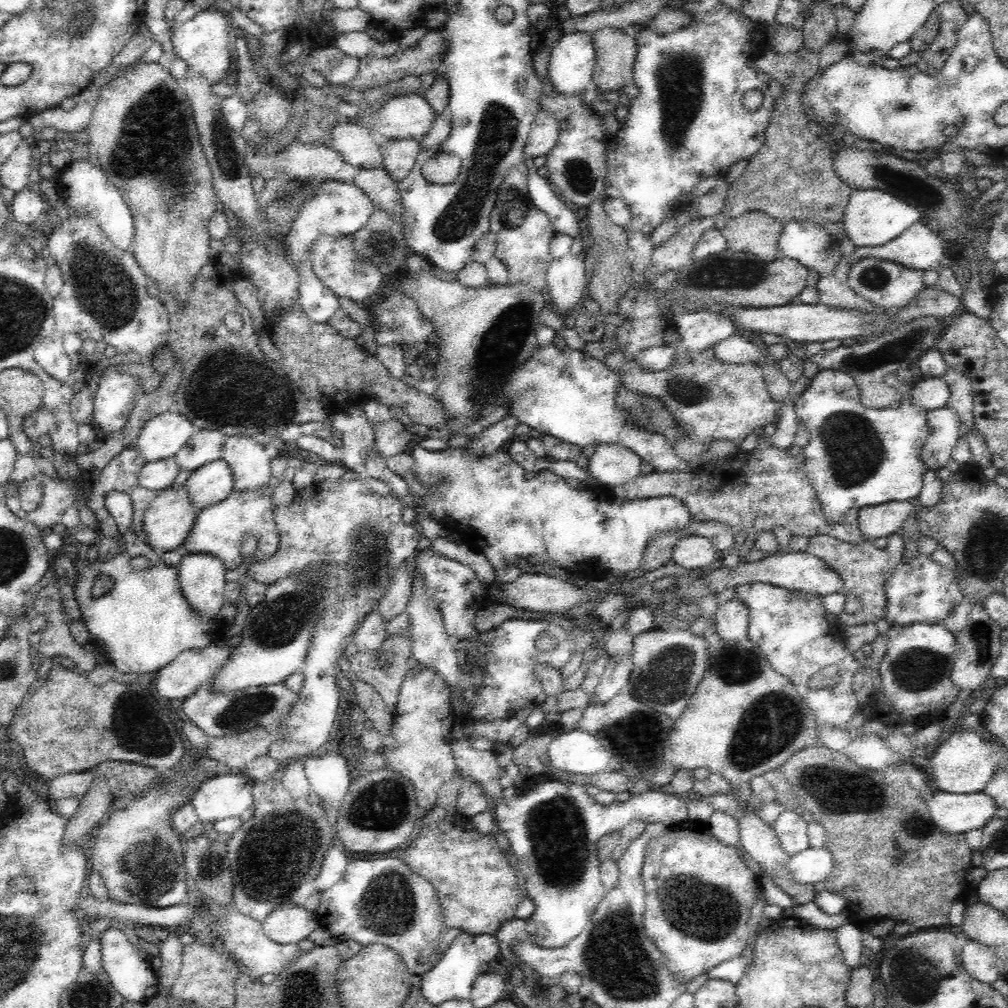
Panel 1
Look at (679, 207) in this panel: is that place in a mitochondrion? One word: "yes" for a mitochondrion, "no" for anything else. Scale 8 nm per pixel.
no

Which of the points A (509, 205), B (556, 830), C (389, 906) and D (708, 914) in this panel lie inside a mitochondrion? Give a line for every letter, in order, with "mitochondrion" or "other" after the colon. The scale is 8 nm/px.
A: mitochondrion
B: mitochondrion
C: mitochondrion
D: mitochondrion

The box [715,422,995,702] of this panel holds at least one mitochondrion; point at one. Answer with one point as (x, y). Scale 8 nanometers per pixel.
(917, 669)

